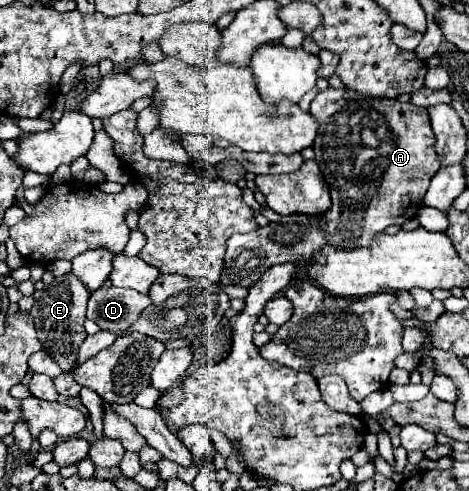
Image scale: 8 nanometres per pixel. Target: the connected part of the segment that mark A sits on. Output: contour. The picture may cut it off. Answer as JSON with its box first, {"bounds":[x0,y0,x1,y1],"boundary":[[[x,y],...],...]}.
{"bounds":[310,89,440,247],"boundary":[[[326,89],[312,101],[310,113],[318,121],[318,135],[314,139],[316,163],[332,195],[332,207],[326,213],[326,225],[322,229],[332,245],[368,247],[372,237],[388,225],[402,225],[406,219],[416,217],[430,179],[440,169],[430,117],[424,107],[396,99],[362,97],[352,89]]]}

